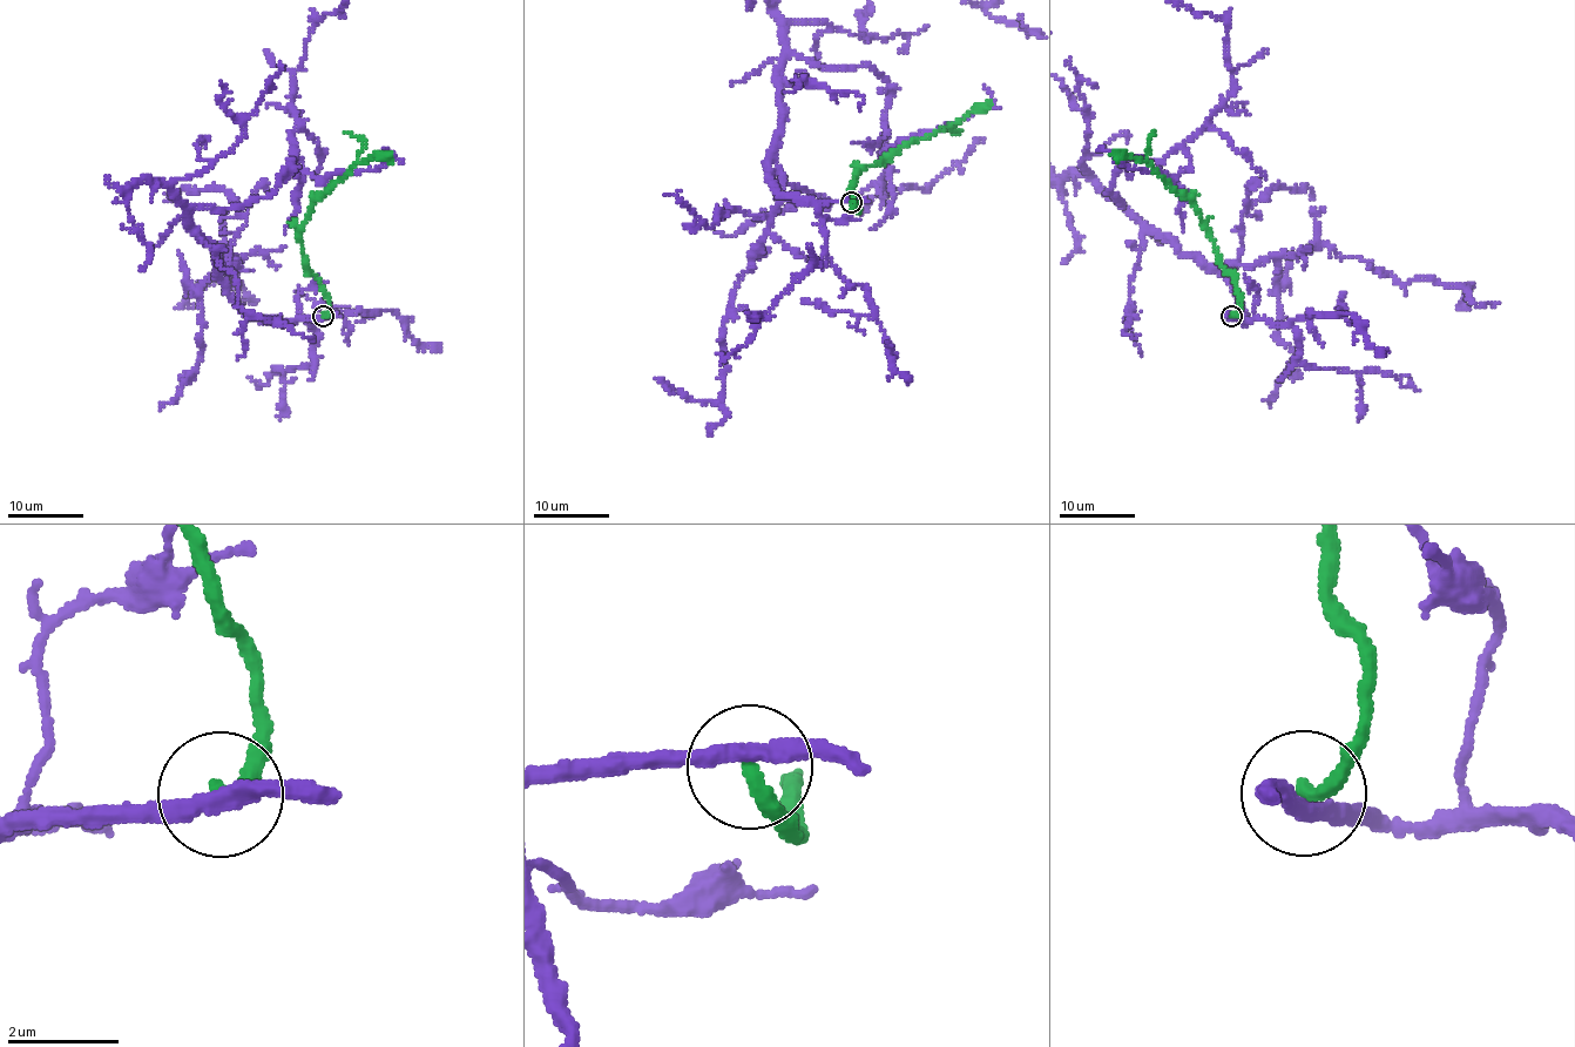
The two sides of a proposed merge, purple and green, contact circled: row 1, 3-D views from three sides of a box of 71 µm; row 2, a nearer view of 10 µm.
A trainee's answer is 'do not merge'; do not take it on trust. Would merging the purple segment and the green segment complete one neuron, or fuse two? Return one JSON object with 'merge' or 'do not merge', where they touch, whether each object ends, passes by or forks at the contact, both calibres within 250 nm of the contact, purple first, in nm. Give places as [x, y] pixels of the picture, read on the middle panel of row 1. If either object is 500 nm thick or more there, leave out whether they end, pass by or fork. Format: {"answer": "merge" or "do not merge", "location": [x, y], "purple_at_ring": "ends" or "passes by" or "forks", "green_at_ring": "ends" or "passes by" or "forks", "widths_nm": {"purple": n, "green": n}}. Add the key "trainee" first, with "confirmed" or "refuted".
{"trainee": "confirmed", "answer": "do not merge", "location": [851, 202], "purple_at_ring": "passes by", "green_at_ring": "ends", "widths_nm": {"purple": 320, "green": 280}}

